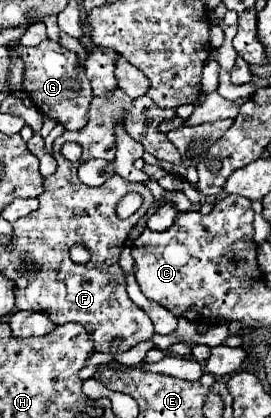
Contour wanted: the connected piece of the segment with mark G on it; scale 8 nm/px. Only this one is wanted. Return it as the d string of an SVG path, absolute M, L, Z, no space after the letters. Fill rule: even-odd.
M44 39L36 47L16 47L22 61L26 63L24 71L24 93L34 101L36 109L46 117L56 119L64 129L76 131L88 123L88 105L94 99L92 87L84 75L84 67L78 61L78 55L64 49L60 43Z

